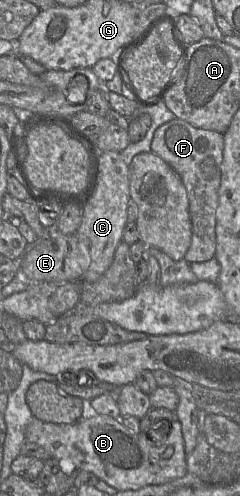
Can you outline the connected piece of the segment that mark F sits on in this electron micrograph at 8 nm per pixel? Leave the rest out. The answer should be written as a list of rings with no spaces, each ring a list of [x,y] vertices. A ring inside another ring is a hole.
[[[176,117],[154,133],[151,151],[165,160],[180,176],[189,199],[192,241],[185,255],[189,263],[206,262],[216,253],[216,212],[219,205],[224,135],[197,128]]]

